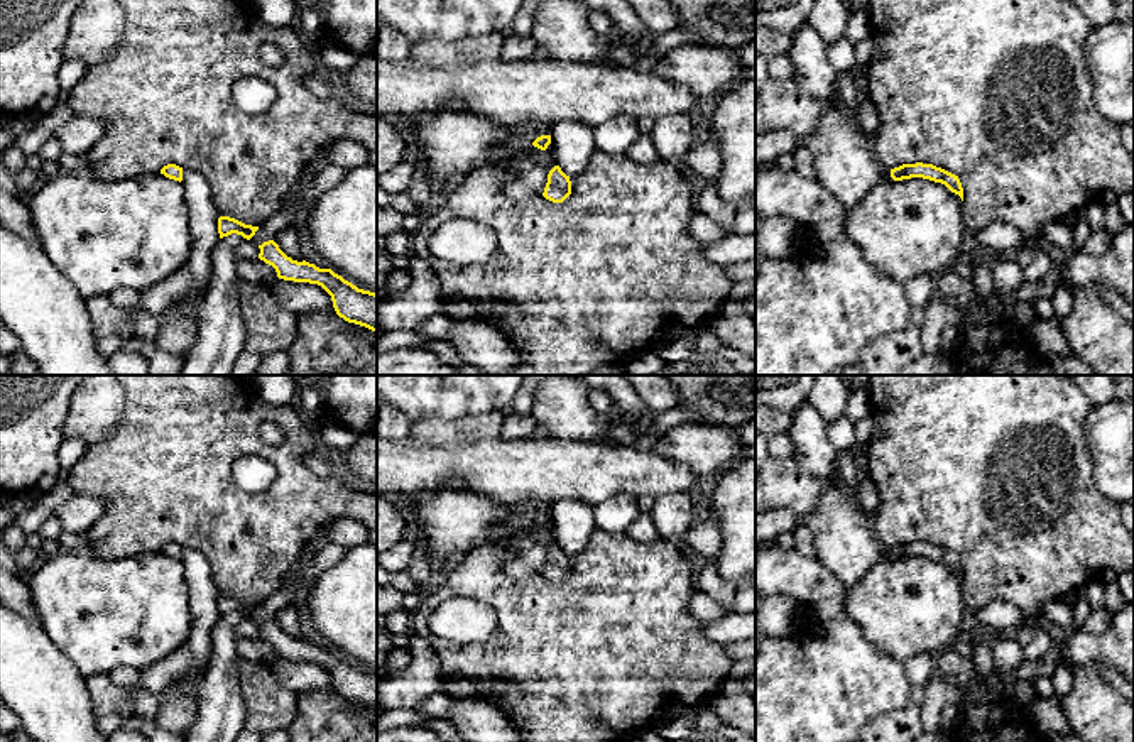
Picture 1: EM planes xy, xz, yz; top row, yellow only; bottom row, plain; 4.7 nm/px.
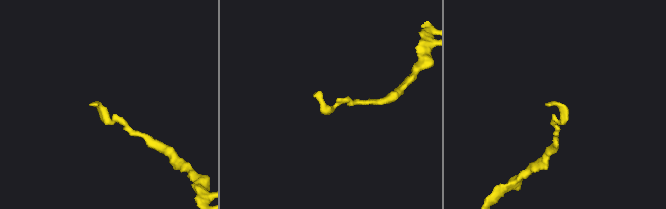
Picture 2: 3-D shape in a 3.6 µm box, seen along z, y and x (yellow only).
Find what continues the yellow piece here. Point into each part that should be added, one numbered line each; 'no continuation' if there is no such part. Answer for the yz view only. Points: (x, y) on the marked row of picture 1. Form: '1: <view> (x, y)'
no continuation

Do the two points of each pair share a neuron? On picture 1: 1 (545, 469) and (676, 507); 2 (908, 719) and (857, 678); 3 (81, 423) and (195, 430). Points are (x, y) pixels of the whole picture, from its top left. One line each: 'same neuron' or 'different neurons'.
1: different neurons
2: different neurons
3: different neurons

